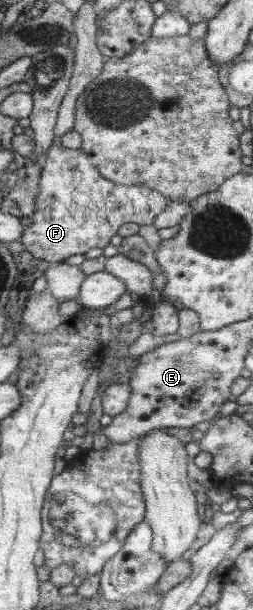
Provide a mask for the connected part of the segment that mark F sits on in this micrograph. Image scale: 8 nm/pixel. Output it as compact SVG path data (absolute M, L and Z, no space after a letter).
M56 142L44 160L37 212L27 222L20 241L38 260L59 263L72 255L84 255L94 247L108 247L124 223L154 224L169 202L149 186L118 185L110 181L83 149L69 149L62 142Z

